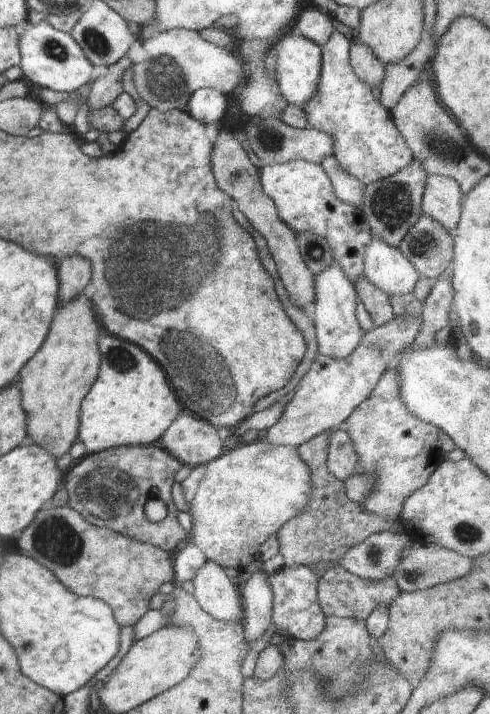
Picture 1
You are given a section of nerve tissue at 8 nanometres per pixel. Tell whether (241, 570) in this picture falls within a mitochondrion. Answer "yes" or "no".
no

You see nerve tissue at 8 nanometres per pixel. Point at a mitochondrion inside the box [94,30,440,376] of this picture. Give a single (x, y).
(166, 80)

